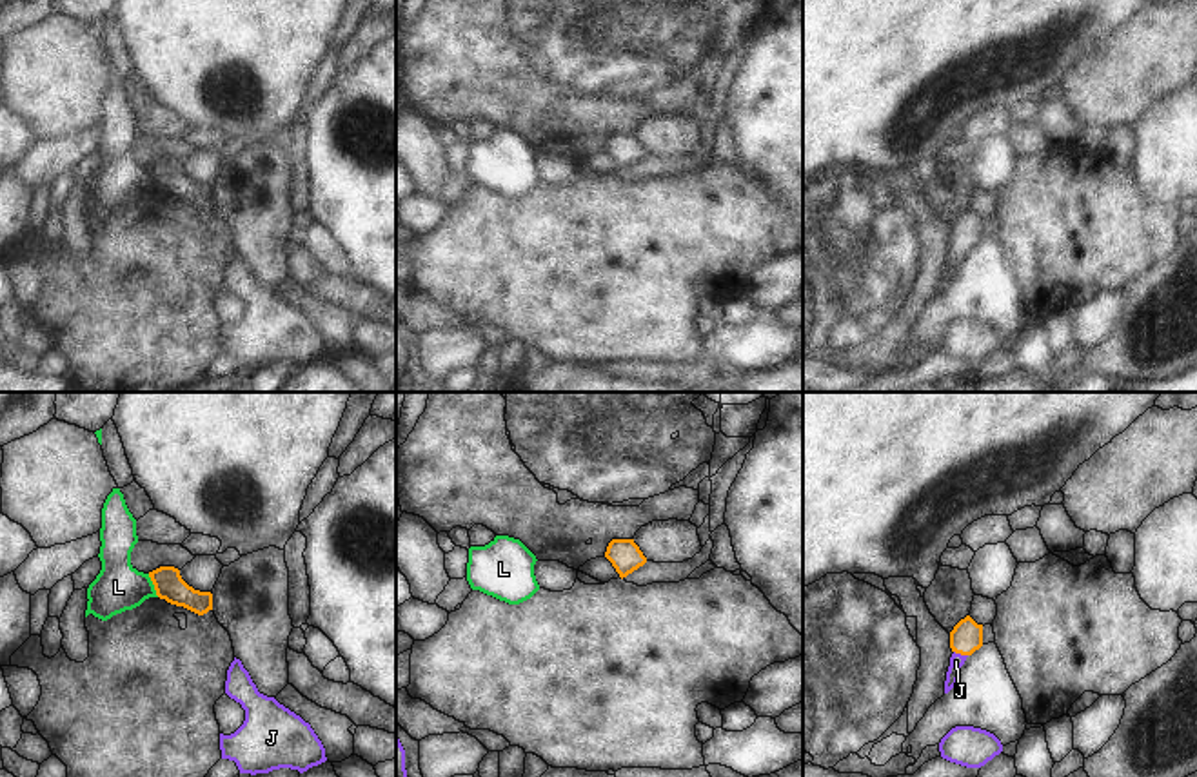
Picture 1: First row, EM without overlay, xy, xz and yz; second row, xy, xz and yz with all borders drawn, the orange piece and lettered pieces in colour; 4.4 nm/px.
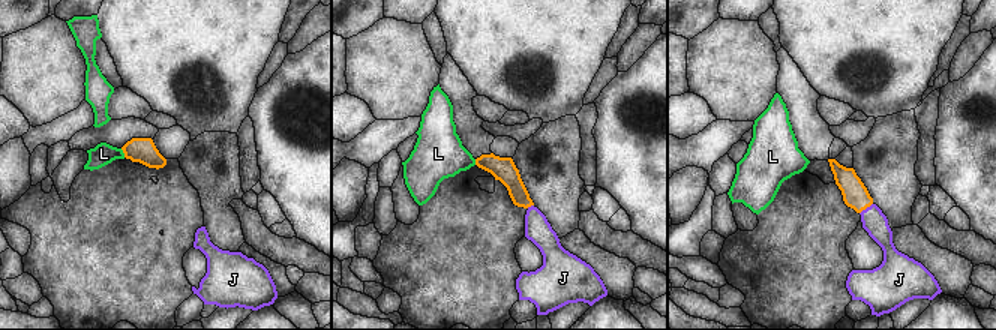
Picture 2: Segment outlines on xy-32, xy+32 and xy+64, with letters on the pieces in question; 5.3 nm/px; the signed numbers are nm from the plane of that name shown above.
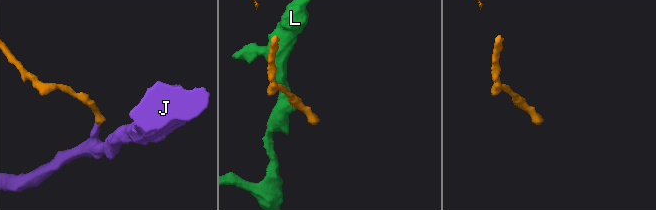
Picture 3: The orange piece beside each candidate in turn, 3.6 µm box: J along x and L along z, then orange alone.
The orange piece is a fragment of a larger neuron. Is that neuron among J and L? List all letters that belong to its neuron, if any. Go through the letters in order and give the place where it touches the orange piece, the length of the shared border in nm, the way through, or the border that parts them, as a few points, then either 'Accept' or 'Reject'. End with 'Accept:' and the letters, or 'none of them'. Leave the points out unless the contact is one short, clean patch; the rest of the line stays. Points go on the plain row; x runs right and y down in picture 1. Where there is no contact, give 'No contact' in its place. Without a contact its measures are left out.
J: Touches orange at yz (961, 247). Shared border 70 nm. Path across: yz (967, 229), (961, 247), (956, 255). Accept
L: Touches orange at xy (153, 177). Shared border 120 nm. Boundary: xy (148, 167), (158, 189). Reject
Accept: J.

